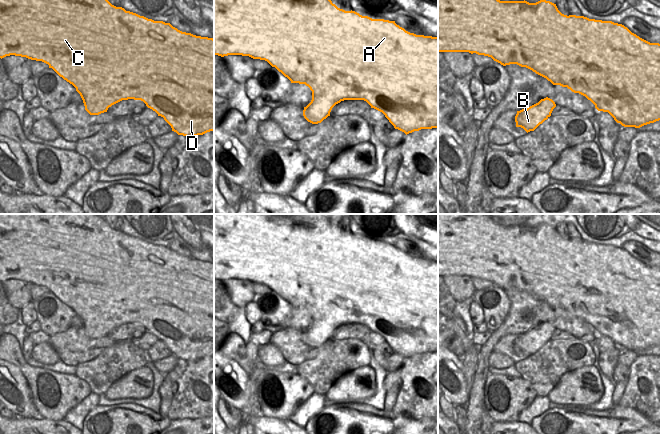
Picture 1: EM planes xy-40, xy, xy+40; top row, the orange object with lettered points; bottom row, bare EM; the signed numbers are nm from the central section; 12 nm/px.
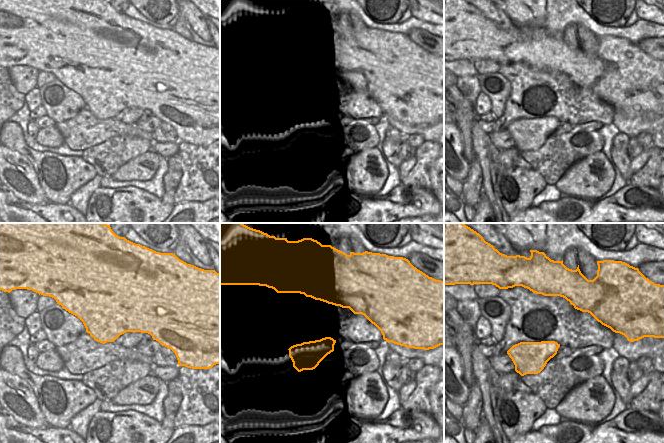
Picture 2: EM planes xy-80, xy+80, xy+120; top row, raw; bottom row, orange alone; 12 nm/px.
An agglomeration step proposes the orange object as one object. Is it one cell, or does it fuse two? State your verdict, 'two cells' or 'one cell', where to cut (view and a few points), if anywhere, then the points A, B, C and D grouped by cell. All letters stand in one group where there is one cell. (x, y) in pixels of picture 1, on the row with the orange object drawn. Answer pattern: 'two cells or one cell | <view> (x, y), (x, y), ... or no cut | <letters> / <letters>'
one cell | no cut | A B C D

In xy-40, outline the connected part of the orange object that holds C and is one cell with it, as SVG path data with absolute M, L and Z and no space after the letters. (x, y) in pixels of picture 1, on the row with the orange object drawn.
M0 0L0 58L6 56L15 55L26 57L31 60L42 61L49 65L60 77L72 84L76 91L80 94L85 110L90 115L99 115L101 113L107 112L108 108L112 105L128 99L141 100L146 106L153 111L155 111L158 116L164 118L164 120L171 126L172 131L176 132L178 135L183 135L186 137L195 137L198 135L203 135L207 132L214 131L214 39L208 37L196 36L191 33L186 33L173 27L170 23L165 23L163 21L154 21L148 19L144 16L140 16L136 13L126 11L122 7L116 7L112 5L108 0Z

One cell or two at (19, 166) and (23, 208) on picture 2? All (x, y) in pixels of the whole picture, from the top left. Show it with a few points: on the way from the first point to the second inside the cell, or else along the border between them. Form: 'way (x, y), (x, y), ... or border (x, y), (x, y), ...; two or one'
border (22, 200), (45, 205); two

